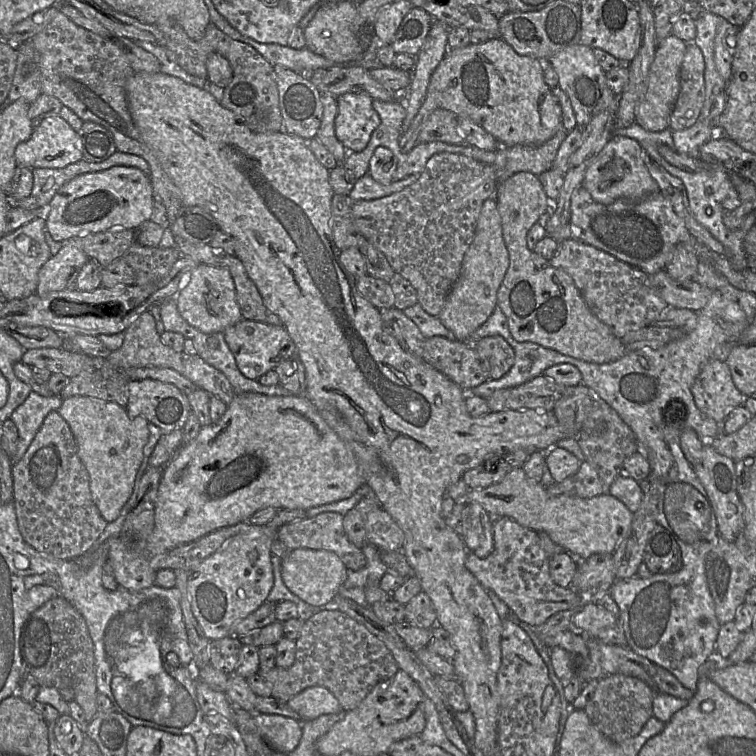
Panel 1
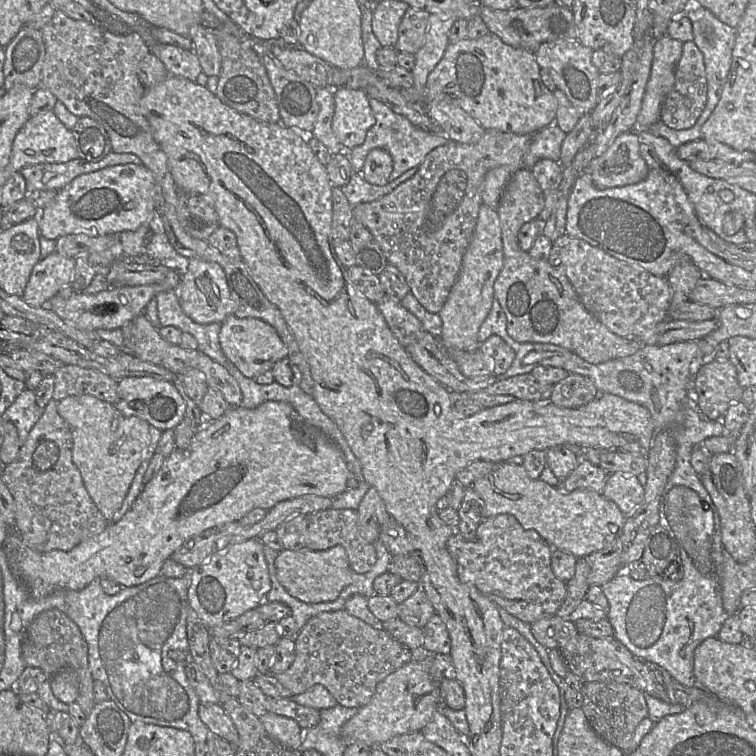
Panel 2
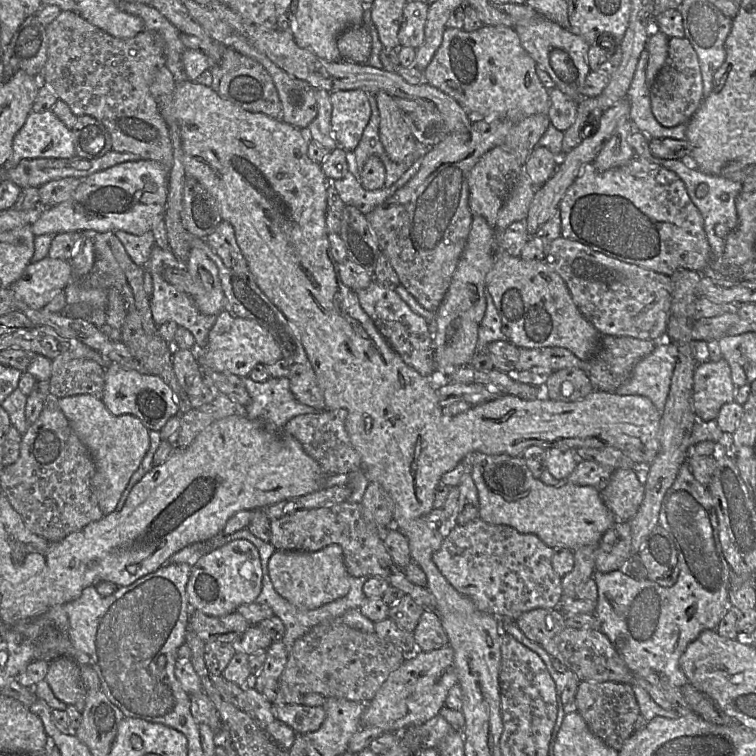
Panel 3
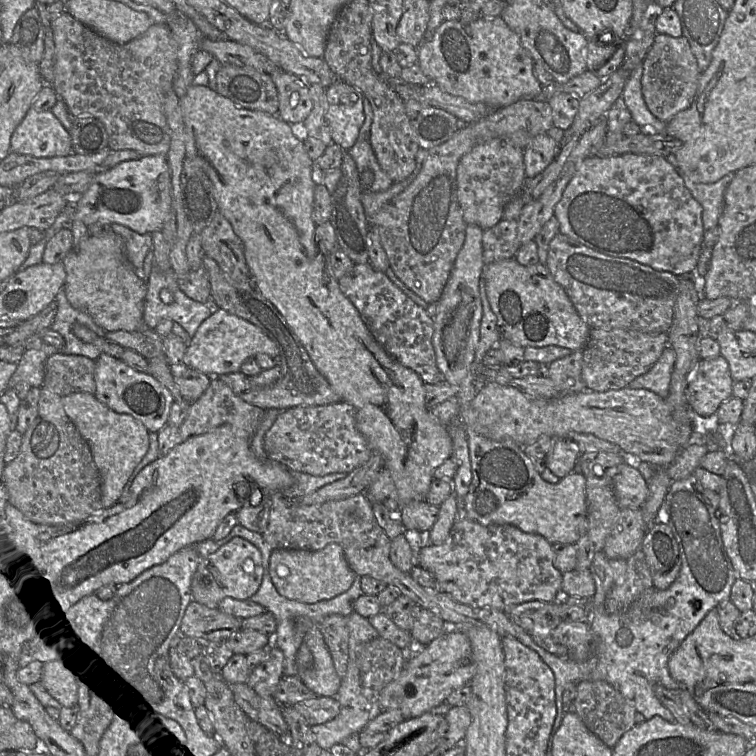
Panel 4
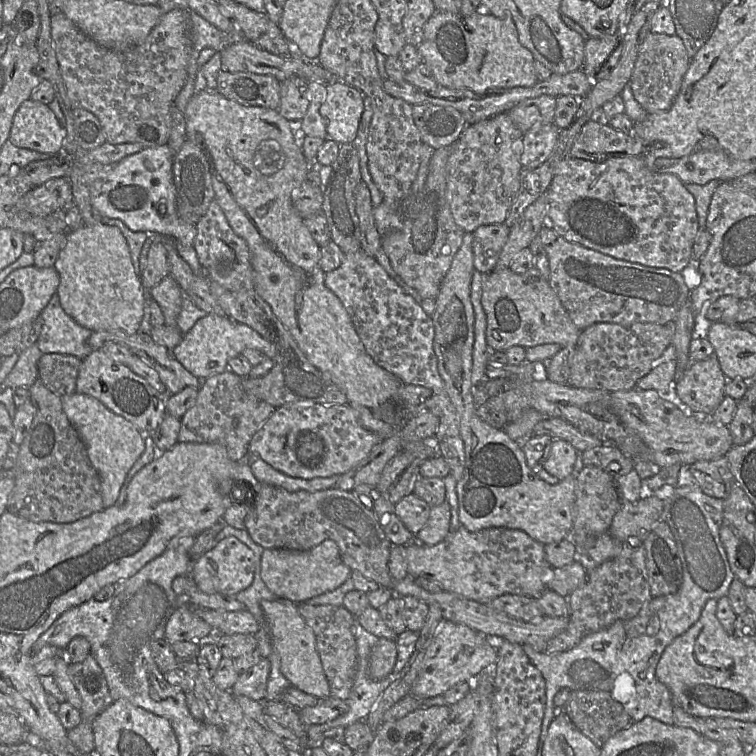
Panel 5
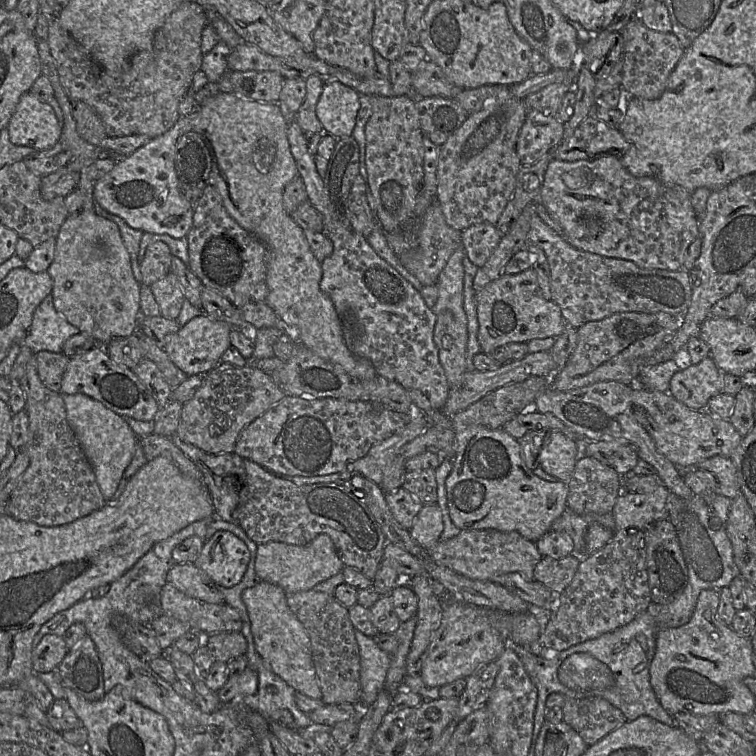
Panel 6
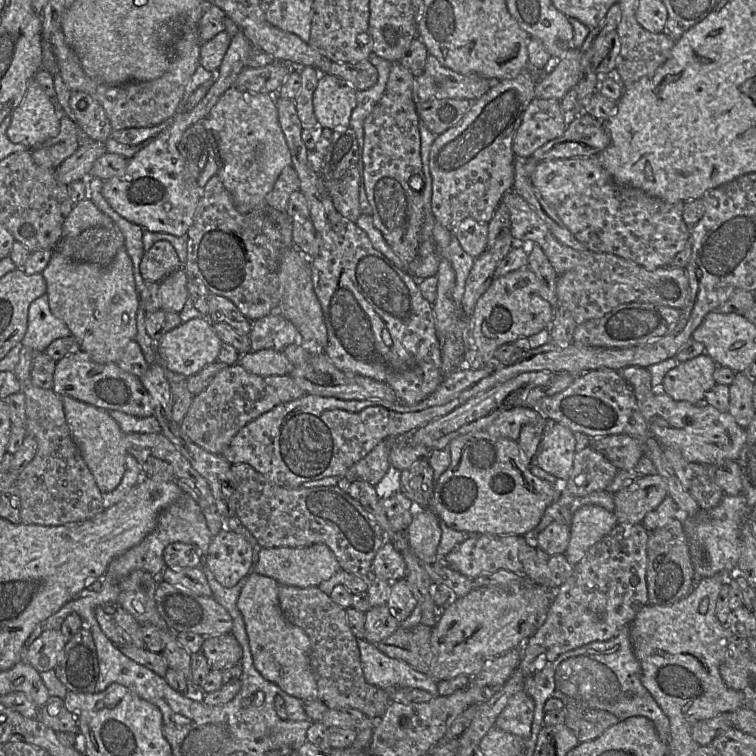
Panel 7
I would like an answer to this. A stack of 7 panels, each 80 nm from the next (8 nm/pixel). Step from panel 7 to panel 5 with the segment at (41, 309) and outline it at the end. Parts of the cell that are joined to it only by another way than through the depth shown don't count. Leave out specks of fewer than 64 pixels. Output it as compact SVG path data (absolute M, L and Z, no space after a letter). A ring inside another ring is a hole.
M57 293L53 294L40 317L43 326L35 344L42 353L72 355L82 360L94 350L87 343L93 331L79 325L64 311Z

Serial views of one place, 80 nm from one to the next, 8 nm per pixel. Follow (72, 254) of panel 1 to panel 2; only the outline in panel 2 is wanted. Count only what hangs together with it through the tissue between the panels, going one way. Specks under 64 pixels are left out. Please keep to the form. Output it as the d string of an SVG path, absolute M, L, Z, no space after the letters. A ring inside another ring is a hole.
M56 251L33 267L22 298L33 307L44 306L62 288L71 286L75 259Z

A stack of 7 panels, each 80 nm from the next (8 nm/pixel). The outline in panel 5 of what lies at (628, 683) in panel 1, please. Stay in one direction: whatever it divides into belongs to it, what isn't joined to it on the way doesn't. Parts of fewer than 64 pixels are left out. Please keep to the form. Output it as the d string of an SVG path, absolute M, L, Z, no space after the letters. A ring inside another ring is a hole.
M602 690L572 691L567 703L563 707L563 712L599 748L610 737L633 723L622 704L616 701L610 692Z

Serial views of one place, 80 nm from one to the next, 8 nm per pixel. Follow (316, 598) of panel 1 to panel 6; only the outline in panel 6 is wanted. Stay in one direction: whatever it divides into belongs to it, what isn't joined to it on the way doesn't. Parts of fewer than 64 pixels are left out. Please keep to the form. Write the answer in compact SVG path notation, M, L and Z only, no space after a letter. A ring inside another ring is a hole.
M321 534L305 546L276 542L259 544L255 572L259 580L278 585L285 593L292 593L313 589L317 584L340 573L344 567L331 538Z

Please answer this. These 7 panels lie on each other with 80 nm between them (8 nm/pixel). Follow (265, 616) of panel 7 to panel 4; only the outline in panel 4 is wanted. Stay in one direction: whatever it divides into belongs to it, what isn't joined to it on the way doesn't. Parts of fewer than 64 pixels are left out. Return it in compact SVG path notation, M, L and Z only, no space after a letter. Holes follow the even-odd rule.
M318 627L310 628L303 639L313 656L313 665L304 671L298 671L303 684L317 697L334 697L340 687L332 657L326 647Z

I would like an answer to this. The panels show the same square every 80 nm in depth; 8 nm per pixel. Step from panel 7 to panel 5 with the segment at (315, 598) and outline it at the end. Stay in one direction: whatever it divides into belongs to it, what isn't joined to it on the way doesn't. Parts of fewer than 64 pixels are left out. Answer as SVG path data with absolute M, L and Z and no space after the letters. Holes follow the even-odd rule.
M306 602L296 604L298 612L314 632L317 651L329 682L330 696L347 700L357 669L357 646L352 632L356 618L344 606L311 605Z

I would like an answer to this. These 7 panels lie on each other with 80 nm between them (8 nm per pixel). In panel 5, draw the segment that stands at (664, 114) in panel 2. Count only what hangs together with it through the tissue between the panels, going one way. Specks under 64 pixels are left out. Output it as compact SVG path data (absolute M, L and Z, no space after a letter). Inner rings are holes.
M650 32L641 44L629 81L634 98L648 114L667 111L673 105L682 86L691 59L678 35Z

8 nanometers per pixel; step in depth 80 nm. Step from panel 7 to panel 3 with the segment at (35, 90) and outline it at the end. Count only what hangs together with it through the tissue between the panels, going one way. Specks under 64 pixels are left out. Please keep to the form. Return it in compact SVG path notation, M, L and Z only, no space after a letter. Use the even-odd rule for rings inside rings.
M52 110L31 111L13 139L11 157L2 167L11 170L23 159L72 158L75 153L72 130Z

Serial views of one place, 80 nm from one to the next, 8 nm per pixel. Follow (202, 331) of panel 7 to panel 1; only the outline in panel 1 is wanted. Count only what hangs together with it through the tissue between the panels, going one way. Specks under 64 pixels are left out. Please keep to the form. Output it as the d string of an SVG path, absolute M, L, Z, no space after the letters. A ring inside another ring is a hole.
M242 319L224 331L224 338L234 355L240 372L251 380L257 380L283 361L296 354L296 346L282 325Z

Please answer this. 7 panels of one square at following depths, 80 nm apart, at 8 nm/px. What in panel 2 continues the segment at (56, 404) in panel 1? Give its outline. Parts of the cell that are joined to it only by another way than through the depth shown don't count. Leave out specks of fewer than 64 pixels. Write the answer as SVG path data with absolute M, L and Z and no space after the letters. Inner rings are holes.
M23 390L4 414L5 419L16 427L21 446L44 412L36 403L34 391Z

